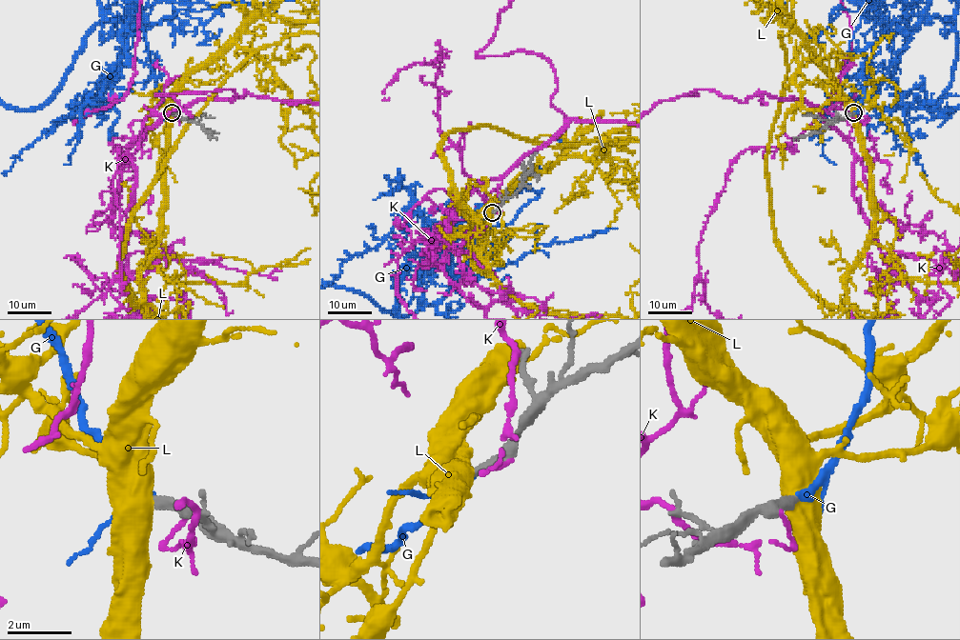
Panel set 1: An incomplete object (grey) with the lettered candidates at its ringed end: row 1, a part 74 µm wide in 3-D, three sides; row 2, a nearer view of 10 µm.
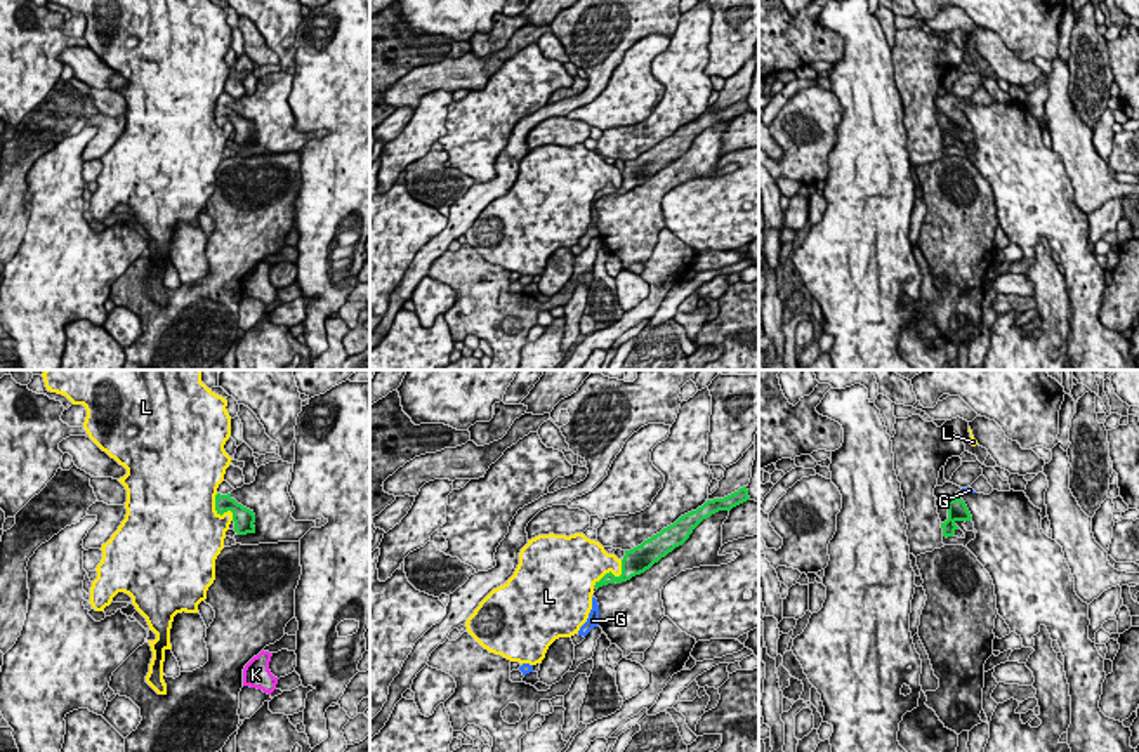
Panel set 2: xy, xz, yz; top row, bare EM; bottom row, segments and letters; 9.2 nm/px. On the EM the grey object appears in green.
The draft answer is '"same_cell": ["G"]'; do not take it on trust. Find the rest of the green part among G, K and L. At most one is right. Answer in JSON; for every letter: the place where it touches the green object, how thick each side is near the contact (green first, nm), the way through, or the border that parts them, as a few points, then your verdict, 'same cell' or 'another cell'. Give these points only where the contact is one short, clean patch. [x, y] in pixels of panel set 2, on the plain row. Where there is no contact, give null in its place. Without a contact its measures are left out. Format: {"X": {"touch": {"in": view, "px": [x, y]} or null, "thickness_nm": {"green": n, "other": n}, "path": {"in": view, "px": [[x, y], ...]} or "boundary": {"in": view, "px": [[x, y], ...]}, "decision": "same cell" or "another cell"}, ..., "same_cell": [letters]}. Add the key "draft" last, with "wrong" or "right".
{"G": {"touch": null, "decision": "same cell"}, "K": {"touch": null, "decision": "another cell"}, "L": {"touch": {"in": "xz", "px": [613, 186]}, "thickness_nm": {"green": 240, "other": 340}, "boundary": {"in": "xz", "px": [[622, 171], [622, 183], [618, 186], [606, 183], [592, 197]]}, "decision": "another cell"}, "same_cell": ["G"], "draft": "right"}

